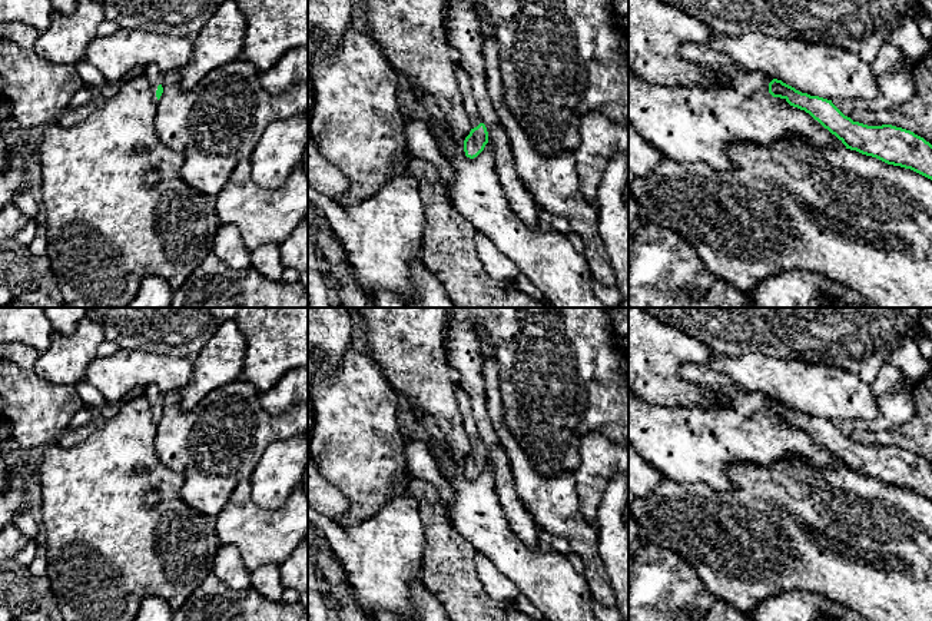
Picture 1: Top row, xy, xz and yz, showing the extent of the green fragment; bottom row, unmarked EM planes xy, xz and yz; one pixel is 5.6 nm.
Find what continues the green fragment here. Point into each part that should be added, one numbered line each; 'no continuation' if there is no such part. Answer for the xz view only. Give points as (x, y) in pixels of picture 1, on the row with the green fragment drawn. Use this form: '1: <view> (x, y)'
1: xz (463, 79)

